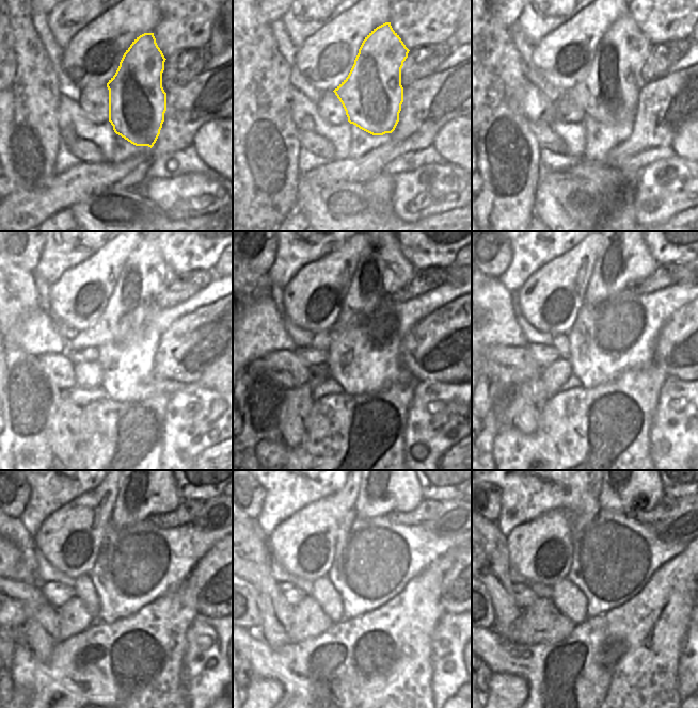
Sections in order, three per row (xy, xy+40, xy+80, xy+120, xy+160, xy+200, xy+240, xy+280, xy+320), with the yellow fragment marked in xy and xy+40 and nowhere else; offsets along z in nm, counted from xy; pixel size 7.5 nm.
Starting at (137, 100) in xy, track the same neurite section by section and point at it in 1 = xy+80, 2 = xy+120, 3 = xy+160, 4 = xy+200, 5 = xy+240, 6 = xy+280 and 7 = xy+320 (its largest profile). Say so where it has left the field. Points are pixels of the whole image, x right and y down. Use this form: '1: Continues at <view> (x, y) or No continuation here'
1: Continues at xy+80 (609, 92)
2: Continues at xy+120 (145, 275)
3: Continues at xy+160 (382, 270)
4: Continues at xy+200 (624, 257)
5: Continues at xy+240 (143, 492)
6: Continues at xy+280 (381, 492)
7: Continues at xy+320 (618, 492)

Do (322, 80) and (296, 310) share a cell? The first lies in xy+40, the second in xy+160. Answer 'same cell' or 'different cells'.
same cell

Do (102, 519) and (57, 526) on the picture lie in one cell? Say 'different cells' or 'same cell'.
same cell

